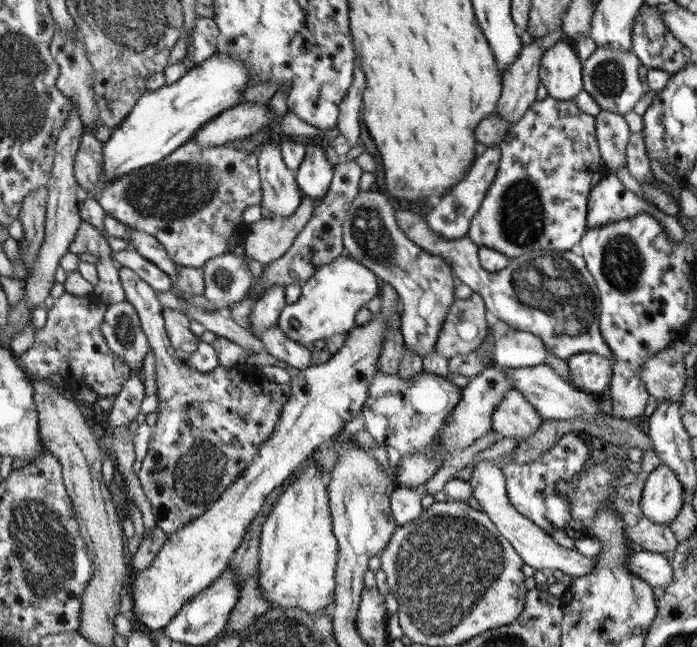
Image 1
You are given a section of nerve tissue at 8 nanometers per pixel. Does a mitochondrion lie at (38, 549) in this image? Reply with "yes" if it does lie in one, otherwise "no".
yes

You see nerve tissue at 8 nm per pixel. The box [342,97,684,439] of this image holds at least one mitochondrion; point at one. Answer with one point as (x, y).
(551, 289)

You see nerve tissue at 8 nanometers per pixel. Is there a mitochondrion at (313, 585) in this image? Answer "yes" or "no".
no

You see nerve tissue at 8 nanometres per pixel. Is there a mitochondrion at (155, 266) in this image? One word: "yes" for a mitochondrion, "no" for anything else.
no

